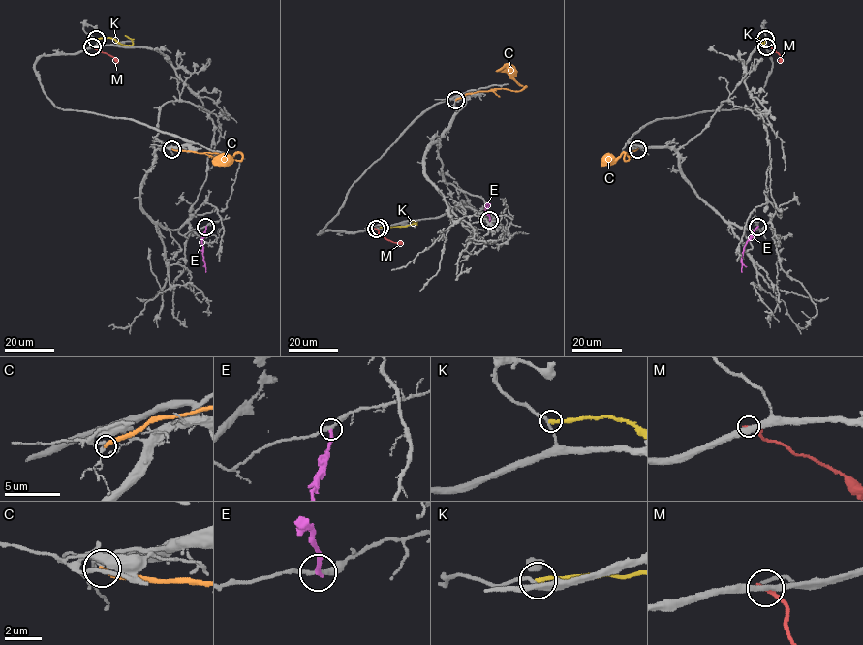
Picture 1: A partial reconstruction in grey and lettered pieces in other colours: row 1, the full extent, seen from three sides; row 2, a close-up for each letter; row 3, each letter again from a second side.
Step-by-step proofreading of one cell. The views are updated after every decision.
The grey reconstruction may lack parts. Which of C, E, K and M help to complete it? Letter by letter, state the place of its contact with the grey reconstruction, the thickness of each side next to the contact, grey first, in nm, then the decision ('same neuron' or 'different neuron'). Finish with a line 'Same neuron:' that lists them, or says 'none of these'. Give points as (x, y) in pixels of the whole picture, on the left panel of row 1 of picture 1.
C: contact (171, 149); calibres 110 and 280 nm; different neuron
E: contact (205, 227); calibres 220 and 240 nm; different neuron
K: contact (96, 39); calibres 170 and 260 nm; different neuron
M: contact (92, 46); calibres 360 and 220 nm; different neuron
Same neuron: none of these

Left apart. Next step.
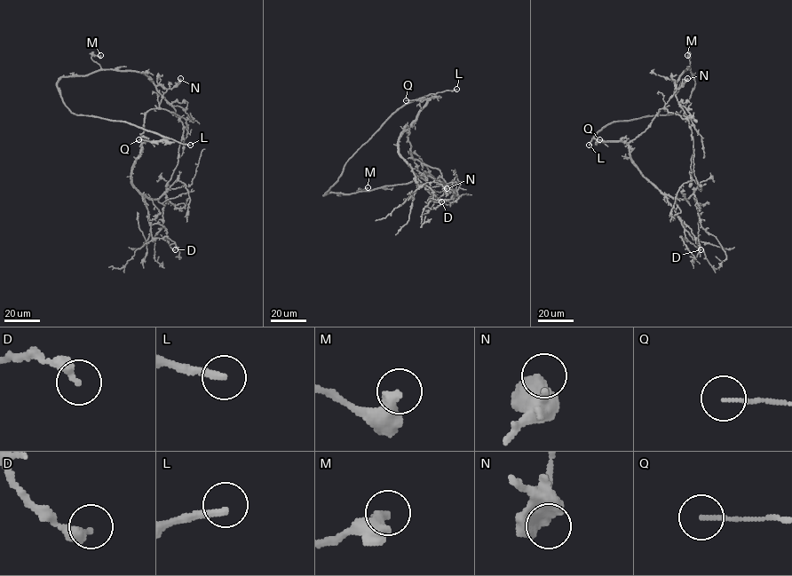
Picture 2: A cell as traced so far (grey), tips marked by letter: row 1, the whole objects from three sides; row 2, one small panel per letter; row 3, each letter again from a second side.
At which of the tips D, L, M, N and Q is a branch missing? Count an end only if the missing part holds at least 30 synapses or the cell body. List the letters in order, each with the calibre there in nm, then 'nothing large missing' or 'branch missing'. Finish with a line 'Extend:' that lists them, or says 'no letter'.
D: 240 nm | nothing large missing
L: 240 nm | branch missing
M: 380 nm | nothing large missing
N: 650 nm | nothing large missing
Q: 120 nm | nothing large missing
Extend: L

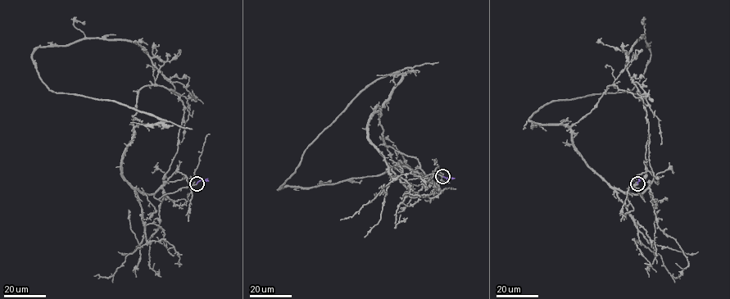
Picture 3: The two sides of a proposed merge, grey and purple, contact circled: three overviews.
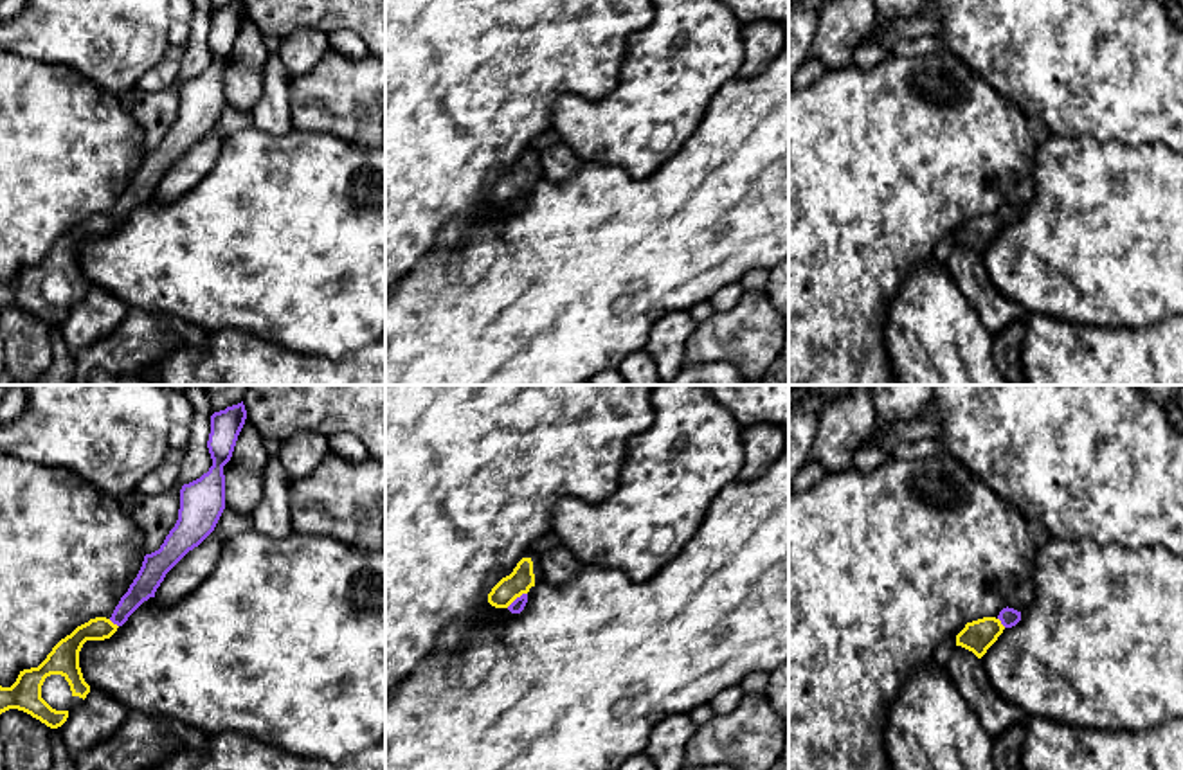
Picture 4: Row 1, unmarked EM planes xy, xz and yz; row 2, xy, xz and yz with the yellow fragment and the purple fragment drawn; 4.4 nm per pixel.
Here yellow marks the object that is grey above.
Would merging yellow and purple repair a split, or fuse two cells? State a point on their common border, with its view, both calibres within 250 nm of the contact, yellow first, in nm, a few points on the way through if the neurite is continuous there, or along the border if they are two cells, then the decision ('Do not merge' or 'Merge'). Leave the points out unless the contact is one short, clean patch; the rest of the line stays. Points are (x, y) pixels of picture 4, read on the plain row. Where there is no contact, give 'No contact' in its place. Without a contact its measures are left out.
Touches yellow at xz (515, 195). Thickness 110 nm (yellow) against 60 nm. Path across: xz (521, 177), (515, 184), (515, 195), (519, 200). Merge

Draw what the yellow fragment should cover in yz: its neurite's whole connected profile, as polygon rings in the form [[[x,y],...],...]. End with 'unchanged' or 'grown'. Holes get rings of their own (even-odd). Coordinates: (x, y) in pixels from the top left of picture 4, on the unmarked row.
[[[1003,205],[998,214],[983,214],[967,219],[956,232],[956,243],[972,248],[981,255],[987,246],[998,237],[1005,225],[1012,225],[1021,218],[1021,209],[1014,205]]] | grown

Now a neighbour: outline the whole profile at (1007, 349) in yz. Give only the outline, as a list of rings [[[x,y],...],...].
[[[1026,320],[1014,322],[994,336],[994,365],[1010,385],[1026,385],[1023,372],[1023,342]]]

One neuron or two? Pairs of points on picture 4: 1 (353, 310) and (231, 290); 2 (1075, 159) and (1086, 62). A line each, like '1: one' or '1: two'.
1: one
2: two

